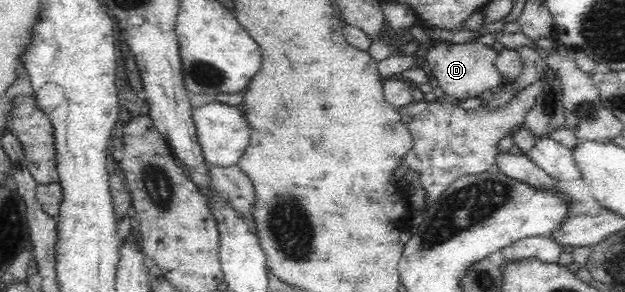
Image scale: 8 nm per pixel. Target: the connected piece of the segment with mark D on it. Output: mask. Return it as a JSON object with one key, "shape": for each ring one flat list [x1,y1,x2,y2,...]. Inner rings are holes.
{"shape":[[436,44,434,48,429,48,427,51,427,64,434,75,434,83,436,92,442,92,451,101,457,102,480,96,485,90,497,90,505,84,503,77,495,66,497,52,492,47,476,44]]}

